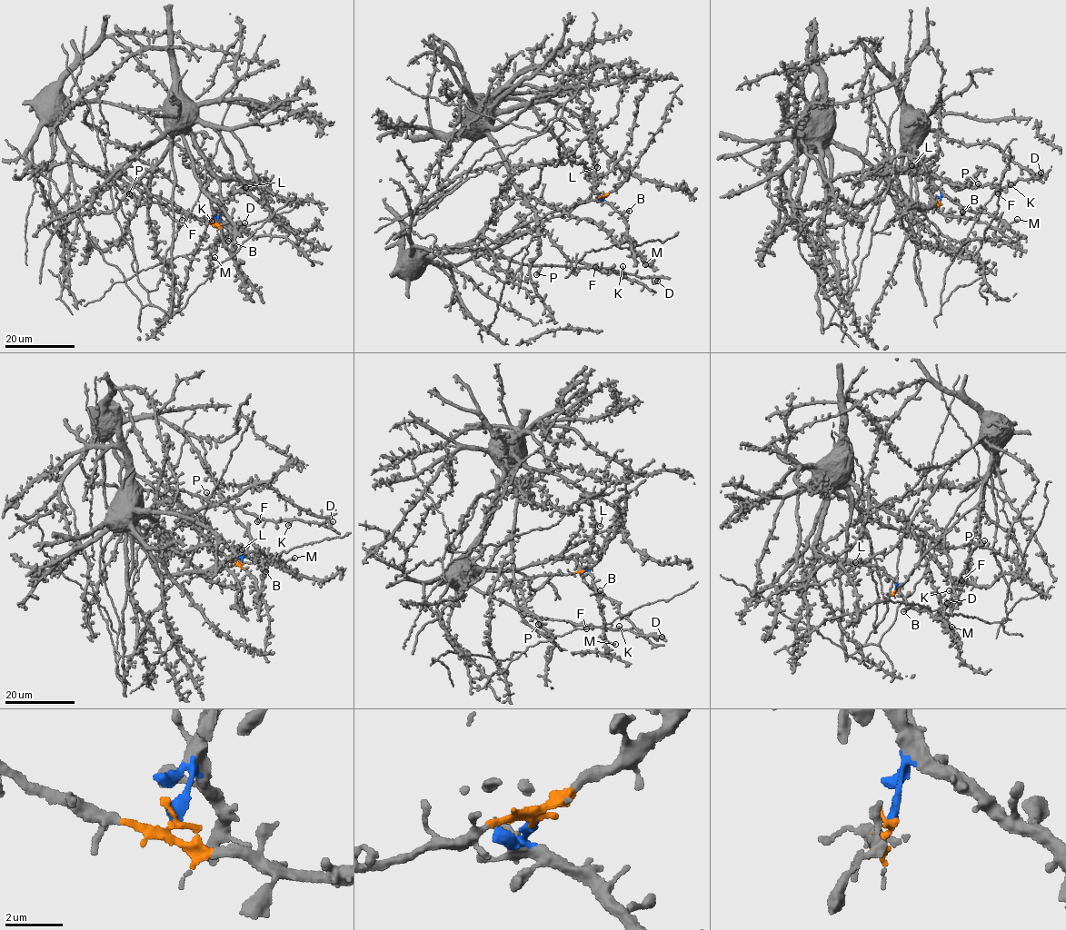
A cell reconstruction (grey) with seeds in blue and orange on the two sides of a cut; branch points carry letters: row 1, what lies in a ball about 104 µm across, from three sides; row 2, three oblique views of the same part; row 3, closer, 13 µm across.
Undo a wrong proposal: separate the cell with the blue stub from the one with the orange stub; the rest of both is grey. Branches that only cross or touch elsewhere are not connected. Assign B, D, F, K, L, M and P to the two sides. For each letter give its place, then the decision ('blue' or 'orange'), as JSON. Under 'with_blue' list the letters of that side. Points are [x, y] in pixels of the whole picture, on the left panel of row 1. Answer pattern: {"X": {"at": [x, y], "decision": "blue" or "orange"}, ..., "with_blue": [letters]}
{"B": {"at": [228, 241], "decision": "blue"}, "D": {"at": [244, 222], "decision": "orange"}, "F": {"at": [182, 220], "decision": "orange"}, "K": {"at": [212, 221], "decision": "orange"}, "L": {"at": [245, 187], "decision": "blue"}, "M": {"at": [214, 257], "decision": "blue"}, "P": {"at": [129, 193], "decision": "orange"}, "with_blue": ["B", "L", "M"]}

